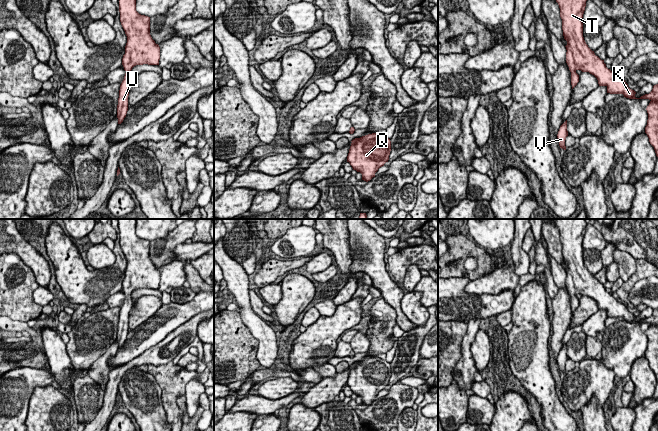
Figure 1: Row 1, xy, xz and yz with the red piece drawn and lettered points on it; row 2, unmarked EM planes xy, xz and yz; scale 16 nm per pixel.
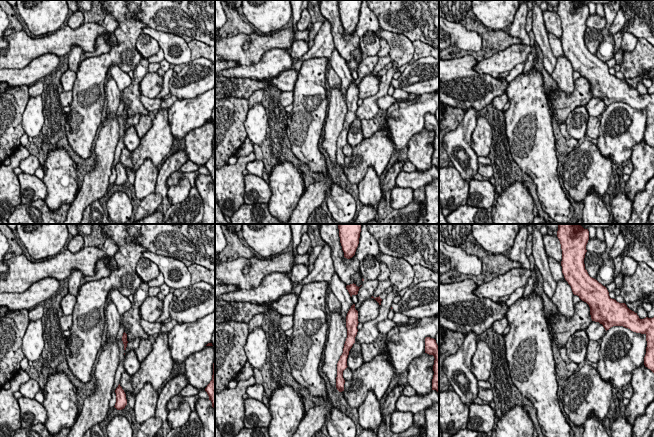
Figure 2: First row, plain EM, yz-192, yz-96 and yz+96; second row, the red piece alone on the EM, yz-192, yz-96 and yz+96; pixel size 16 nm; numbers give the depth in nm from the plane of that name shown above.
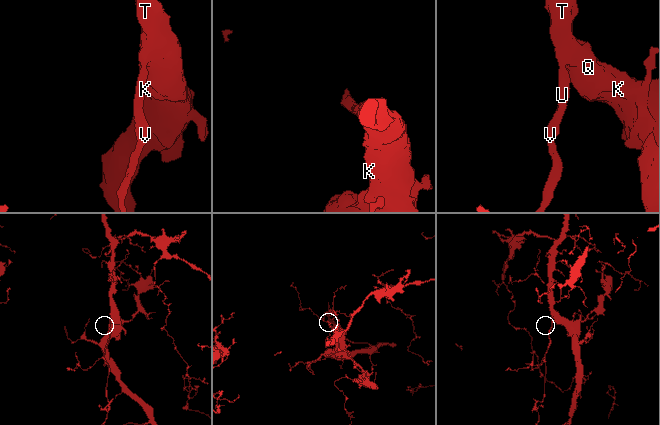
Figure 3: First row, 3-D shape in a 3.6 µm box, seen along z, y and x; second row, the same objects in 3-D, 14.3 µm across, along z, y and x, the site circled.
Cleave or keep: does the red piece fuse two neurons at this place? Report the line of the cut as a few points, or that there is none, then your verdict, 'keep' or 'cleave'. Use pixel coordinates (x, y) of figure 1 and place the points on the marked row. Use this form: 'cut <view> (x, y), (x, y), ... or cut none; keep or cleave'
cut none; keep

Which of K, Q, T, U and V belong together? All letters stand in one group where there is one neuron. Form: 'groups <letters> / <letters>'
groups K Q T U V

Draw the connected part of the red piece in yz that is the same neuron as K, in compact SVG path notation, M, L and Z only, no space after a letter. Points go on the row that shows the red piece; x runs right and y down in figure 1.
M556 0L560 8L563 36L567 41L566 63L571 72L572 89L579 82L579 75L576 71L581 70L594 75L599 86L607 87L607 93L623 94L629 99L649 99L650 103L646 108L648 120L645 133L658 157L658 84L653 86L649 94L636 98L636 92L628 87L625 80L618 78L613 71L606 67L604 60L596 56L594 51L588 47L583 37L582 23L586 1Z

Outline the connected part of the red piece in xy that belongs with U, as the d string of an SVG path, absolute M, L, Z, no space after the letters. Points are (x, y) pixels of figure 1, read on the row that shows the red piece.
M119 0L120 22L127 36L122 65L126 71L120 85L117 105L118 124L128 111L129 88L132 84L131 70L136 65L159 65L160 47L150 35L150 17L136 11L136 0Z

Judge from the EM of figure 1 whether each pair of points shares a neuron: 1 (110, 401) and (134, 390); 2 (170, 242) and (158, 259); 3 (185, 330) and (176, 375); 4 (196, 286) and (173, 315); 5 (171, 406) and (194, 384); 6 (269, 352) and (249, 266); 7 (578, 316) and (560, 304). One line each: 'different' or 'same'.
1: different
2: same
3: different
4: different
5: different
6: different
7: different

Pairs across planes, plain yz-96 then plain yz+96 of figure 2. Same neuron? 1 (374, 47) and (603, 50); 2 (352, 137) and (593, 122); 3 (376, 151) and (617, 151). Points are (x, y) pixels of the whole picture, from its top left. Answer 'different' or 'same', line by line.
1: different
2: different
3: different

